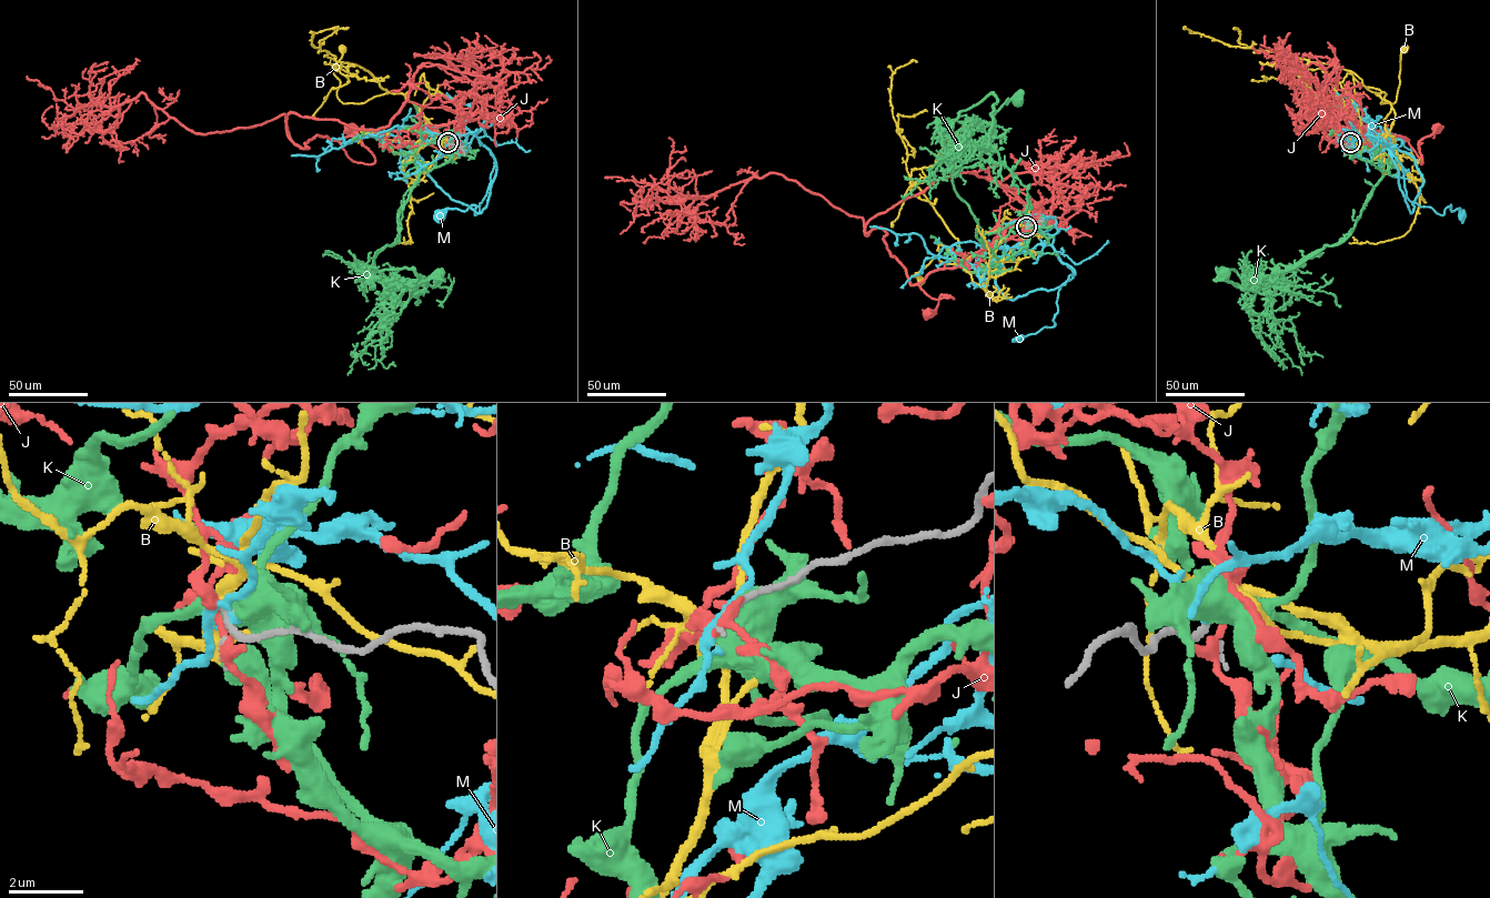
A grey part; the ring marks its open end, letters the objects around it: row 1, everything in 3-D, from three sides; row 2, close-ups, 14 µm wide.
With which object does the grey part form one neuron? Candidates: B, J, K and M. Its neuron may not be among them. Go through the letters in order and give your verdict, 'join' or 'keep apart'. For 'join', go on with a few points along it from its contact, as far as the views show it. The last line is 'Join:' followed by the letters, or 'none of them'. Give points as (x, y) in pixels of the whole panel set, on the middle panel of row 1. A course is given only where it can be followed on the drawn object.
B: join; it runs (1026, 226), (1003, 271), (982, 252), (964, 262), (934, 258), (912, 276), (920, 280)
J: keep apart
K: keep apart
M: keep apart
Join: B

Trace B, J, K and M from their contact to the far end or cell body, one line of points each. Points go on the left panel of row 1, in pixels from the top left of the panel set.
B: (447, 142), (424, 133), (423, 112), (403, 93), (343, 103), (333, 71), (342, 49)
J: (447, 142), (454, 130), (425, 125), (343, 137), (348, 155), (365, 163), (375, 157), (351, 129)
K: (447, 143), (454, 155), (420, 173), (400, 233), (374, 258), (372, 276), (410, 290), (440, 273)
M: (447, 143), (477, 129), (474, 134), (495, 159), (479, 212), (471, 205), (440, 215)

